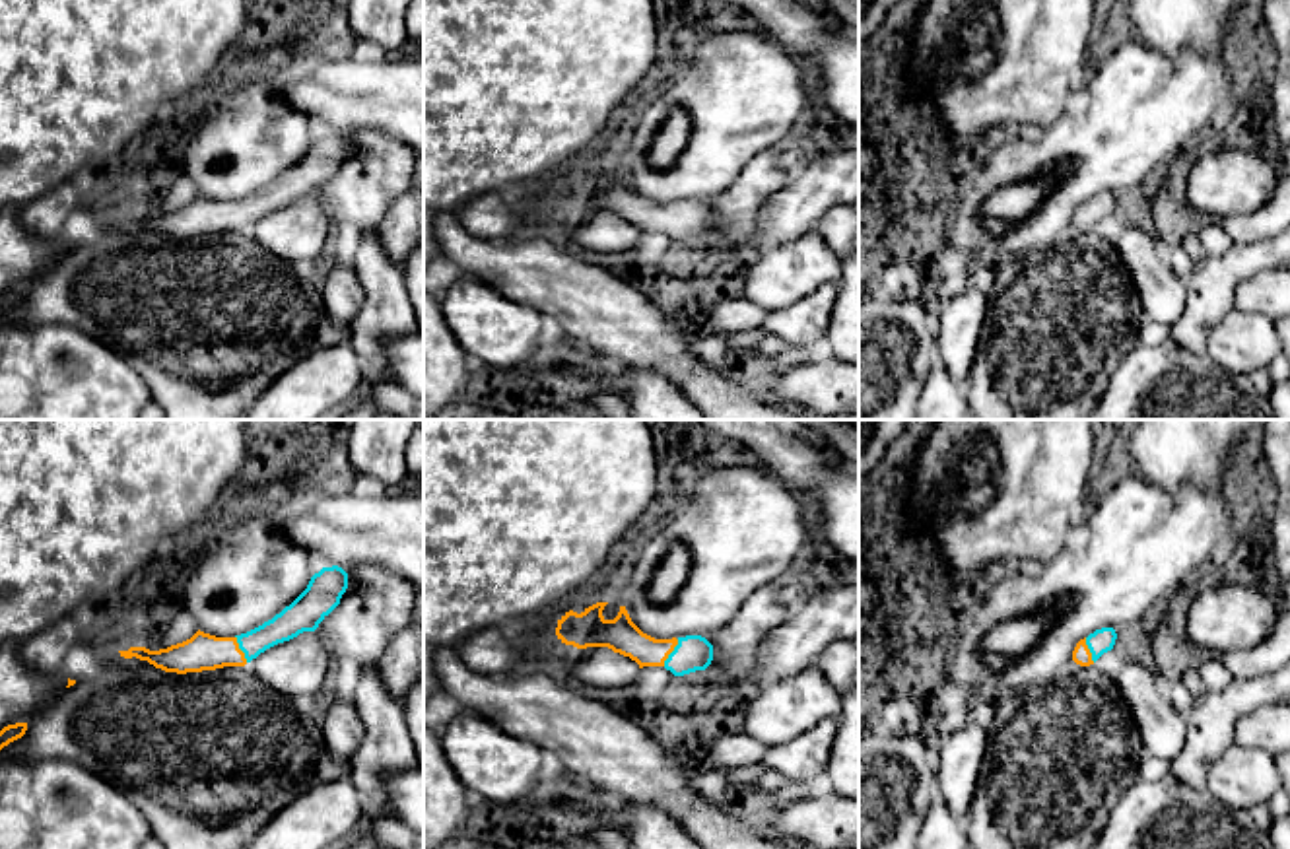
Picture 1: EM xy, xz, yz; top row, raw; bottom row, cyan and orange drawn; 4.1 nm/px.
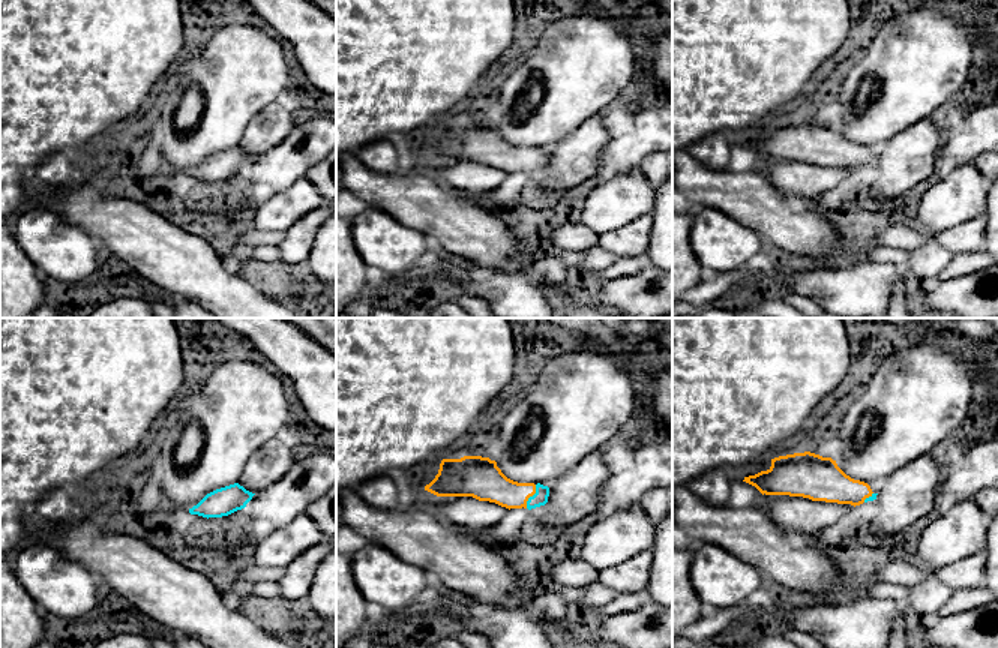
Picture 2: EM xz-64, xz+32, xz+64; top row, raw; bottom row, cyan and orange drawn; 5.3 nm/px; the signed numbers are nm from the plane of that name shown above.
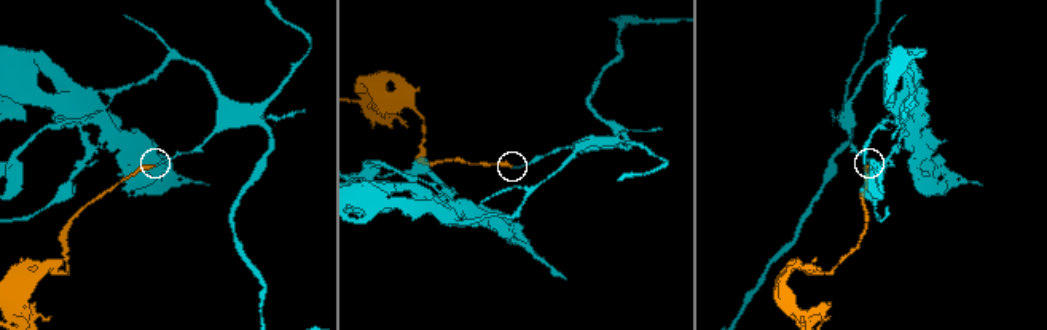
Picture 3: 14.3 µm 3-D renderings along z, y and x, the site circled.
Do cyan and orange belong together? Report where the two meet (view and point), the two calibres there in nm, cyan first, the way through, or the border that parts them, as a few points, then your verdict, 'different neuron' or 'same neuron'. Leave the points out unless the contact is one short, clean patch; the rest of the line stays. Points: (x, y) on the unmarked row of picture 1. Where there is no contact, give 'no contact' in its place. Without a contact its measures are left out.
meets cyan in xz at (671, 218); 150 nm thick on the cyan side, 150 nm on the other; runs through xz (692, 218), (671, 218), (645, 216), (622, 201); same neuron

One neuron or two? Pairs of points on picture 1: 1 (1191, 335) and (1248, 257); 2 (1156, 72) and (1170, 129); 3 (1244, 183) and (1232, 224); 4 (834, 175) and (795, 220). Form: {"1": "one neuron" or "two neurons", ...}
{"1": "one neuron", "2": "one neuron", "3": "two neurons", "4": "one neuron"}

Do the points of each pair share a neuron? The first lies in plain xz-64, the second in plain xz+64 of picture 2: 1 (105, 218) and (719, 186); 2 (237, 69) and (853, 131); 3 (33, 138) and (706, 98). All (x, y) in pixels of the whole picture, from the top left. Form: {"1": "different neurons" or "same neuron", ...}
{"1": "same neuron", "2": "same neuron", "3": "same neuron"}

